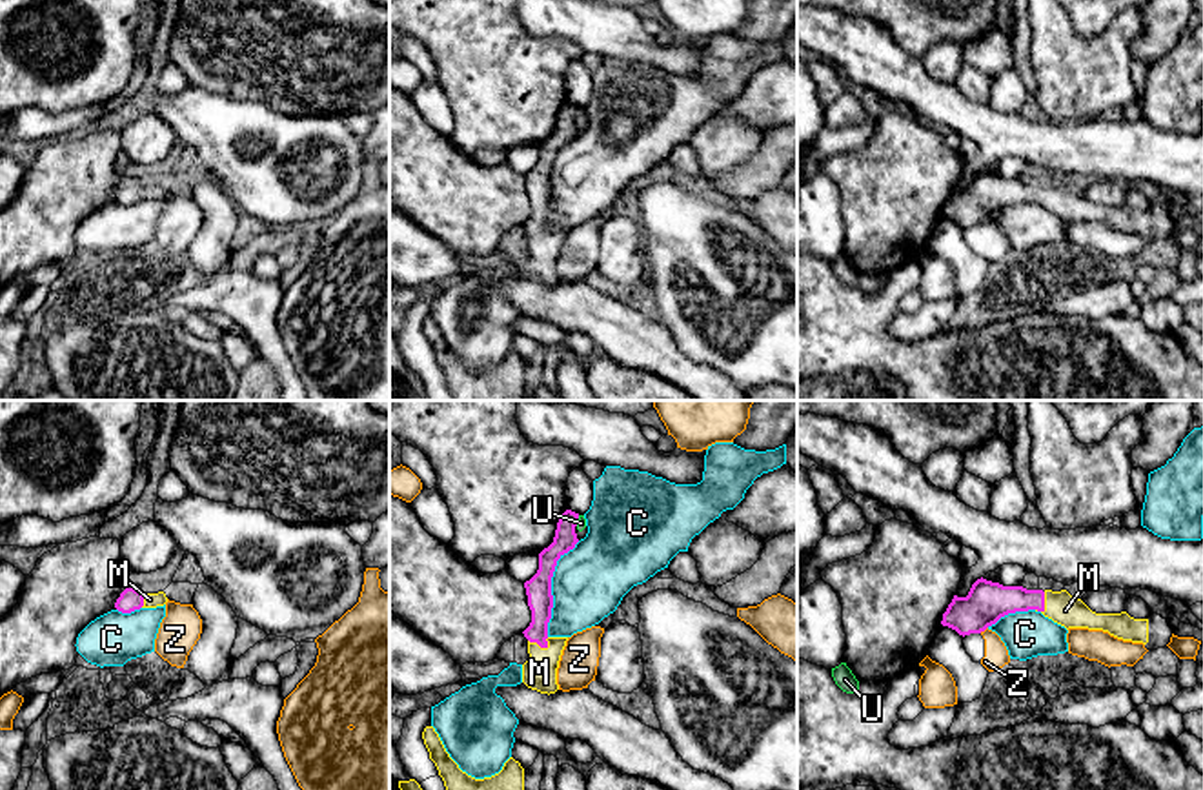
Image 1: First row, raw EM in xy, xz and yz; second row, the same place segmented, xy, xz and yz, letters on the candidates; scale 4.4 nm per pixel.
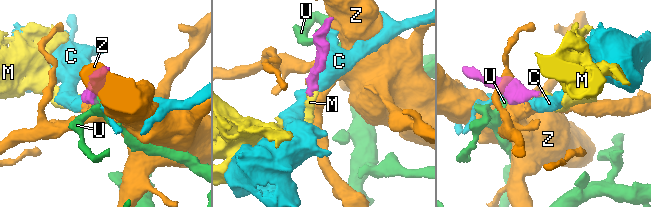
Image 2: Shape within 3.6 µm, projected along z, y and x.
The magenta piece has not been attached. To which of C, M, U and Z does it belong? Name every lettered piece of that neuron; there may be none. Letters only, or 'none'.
M

